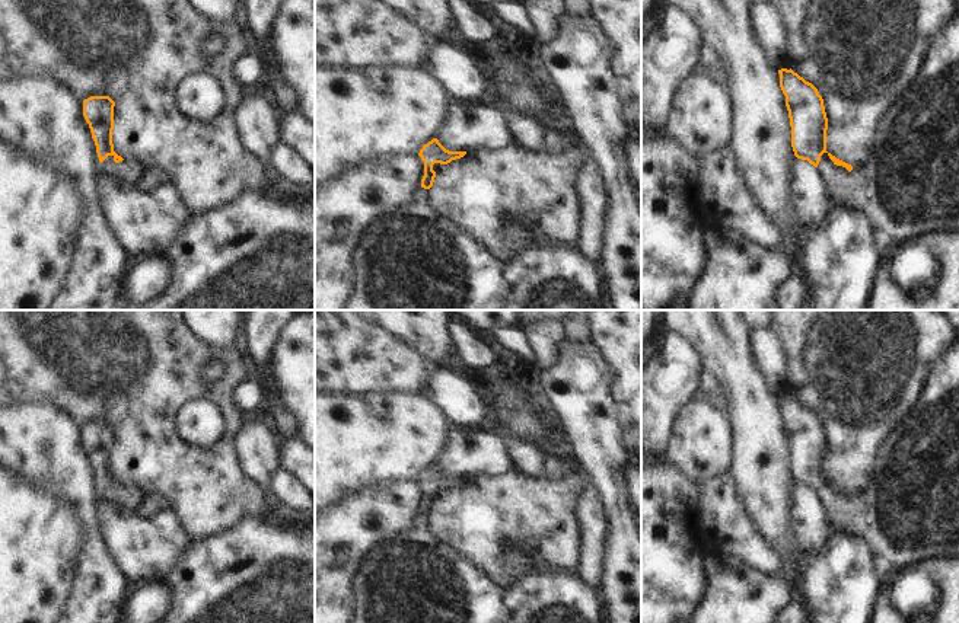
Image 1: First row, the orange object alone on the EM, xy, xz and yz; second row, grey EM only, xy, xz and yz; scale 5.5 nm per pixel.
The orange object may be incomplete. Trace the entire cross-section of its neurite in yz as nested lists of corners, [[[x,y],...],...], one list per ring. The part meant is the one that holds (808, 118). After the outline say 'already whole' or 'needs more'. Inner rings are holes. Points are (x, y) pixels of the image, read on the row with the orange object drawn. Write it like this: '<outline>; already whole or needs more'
[[[959,13],[931,39],[927,55],[911,84],[889,105],[877,119],[872,134],[870,148],[864,157],[848,164],[826,151],[828,118],[823,99],[818,89],[791,68],[778,70],[780,87],[786,96],[791,127],[794,156],[813,164],[835,201],[848,197],[864,210],[876,230],[879,249],[890,253],[893,249],[918,240],[921,234],[934,230],[959,229]]]; needs more

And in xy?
[[[90,96],[83,100],[83,116],[96,146],[101,173],[121,178],[134,186],[141,179],[146,164],[124,160],[114,151],[114,106],[115,102],[109,96]]]; needs more

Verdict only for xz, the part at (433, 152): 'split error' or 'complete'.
split error

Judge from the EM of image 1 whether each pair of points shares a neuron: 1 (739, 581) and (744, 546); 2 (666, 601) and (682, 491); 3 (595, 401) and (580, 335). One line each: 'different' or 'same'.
1: different
2: same
3: different

